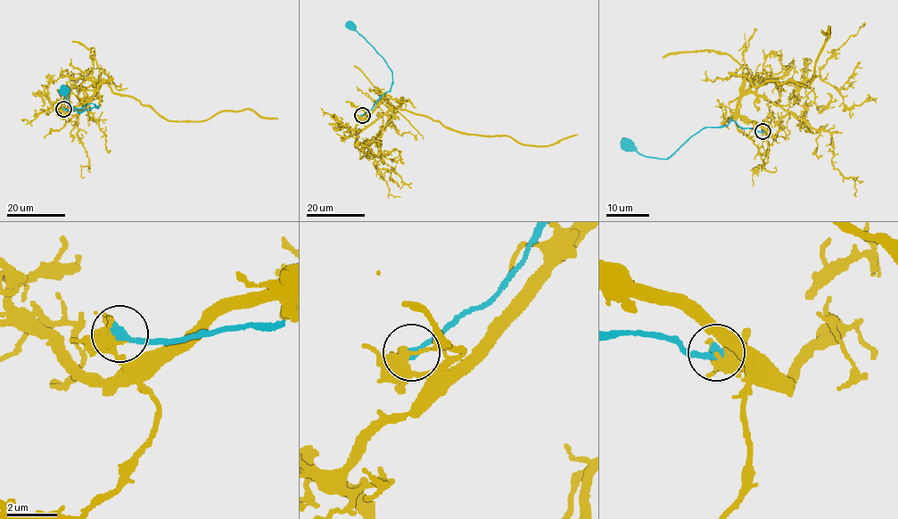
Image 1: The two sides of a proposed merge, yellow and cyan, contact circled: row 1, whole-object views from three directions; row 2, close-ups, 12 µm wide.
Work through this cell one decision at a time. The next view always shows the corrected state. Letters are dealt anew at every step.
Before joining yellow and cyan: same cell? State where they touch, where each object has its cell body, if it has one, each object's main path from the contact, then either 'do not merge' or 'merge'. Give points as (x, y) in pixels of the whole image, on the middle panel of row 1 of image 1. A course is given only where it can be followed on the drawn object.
(362, 115) | yellow none | cyan (350, 26) | yellow via (361, 116), (366, 118), (384, 99), (469, 135), (508, 135), (527, 145), (551, 145), (577, 134) | cyan via (361, 115), (389, 91), (392, 72), (382, 57), (350, 25) | do not merge

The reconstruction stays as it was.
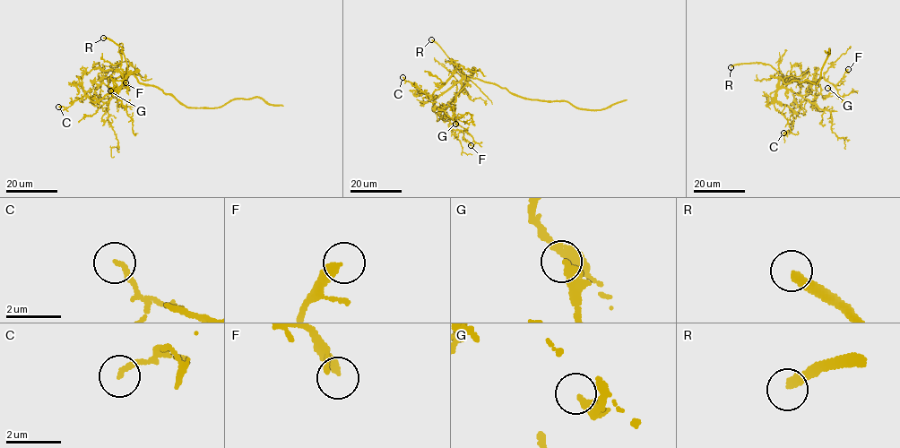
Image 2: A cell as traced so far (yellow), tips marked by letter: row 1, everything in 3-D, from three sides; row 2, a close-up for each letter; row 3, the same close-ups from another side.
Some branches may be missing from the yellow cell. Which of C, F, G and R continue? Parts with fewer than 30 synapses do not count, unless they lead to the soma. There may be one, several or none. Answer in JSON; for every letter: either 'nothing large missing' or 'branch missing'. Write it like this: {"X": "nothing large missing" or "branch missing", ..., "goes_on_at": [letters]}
{"C": "nothing large missing", "F": "nothing large missing", "G": "nothing large missing", "R": "branch missing", "goes_on_at": ["R"]}

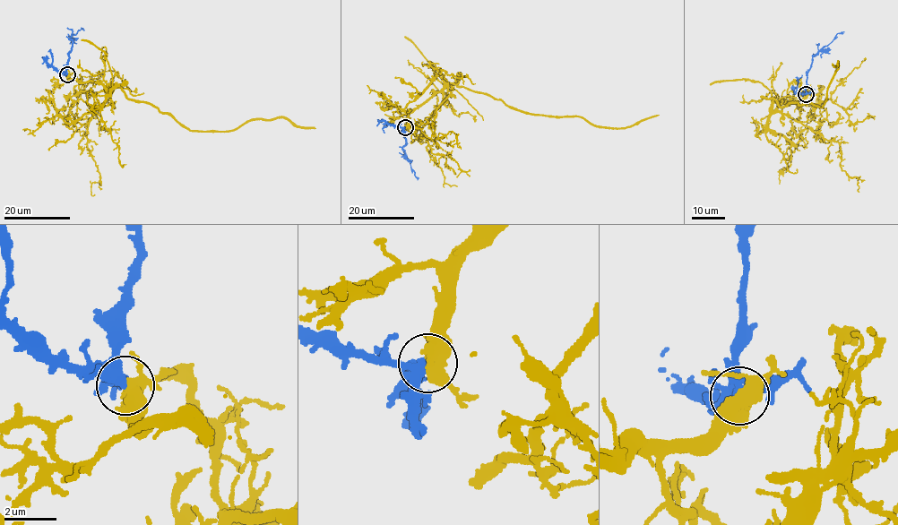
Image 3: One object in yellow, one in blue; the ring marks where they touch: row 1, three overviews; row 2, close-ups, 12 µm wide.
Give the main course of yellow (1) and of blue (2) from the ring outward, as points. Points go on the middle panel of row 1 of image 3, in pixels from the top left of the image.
1: (405, 127), (409, 115), (447, 82), (491, 95), (535, 115), (580, 116), (601, 127), (629, 127), (659, 115)
2: (405, 127), (402, 131), (406, 140), (404, 154), (417, 179)

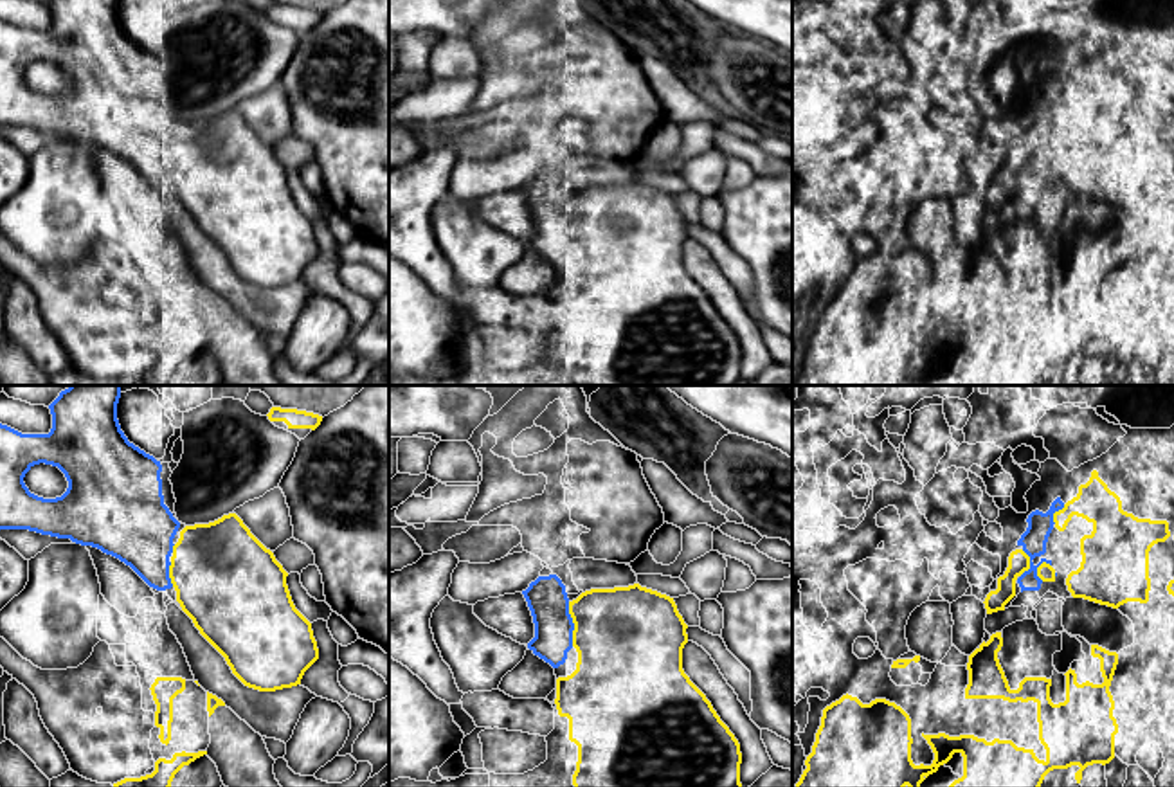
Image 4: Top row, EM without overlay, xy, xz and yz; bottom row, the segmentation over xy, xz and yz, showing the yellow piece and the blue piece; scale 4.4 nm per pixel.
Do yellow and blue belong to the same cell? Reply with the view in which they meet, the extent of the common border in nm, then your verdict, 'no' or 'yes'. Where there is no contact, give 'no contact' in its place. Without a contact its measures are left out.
meets yellow in xz; contact 200 nm long; yes

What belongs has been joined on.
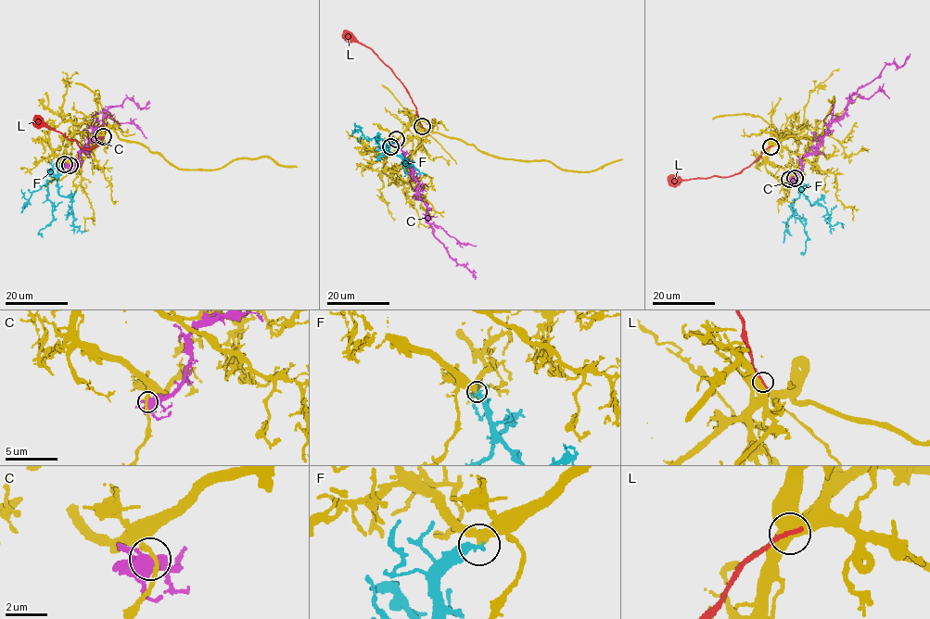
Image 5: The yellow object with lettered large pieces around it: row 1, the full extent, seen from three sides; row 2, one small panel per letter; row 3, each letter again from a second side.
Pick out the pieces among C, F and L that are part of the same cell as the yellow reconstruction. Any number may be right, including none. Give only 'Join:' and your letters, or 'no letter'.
Join: F

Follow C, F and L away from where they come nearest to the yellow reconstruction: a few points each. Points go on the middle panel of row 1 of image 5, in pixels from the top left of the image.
C: (396, 139), (418, 183), (417, 192), (426, 206), (426, 218), (433, 234), (451, 258), (469, 269), (475, 279)
F: (390, 146), (381, 146), (377, 136), (388, 145), (388, 141), (376, 139), (381, 133)
L: (422, 126), (407, 90), (392, 70), (373, 51), (343, 31)

